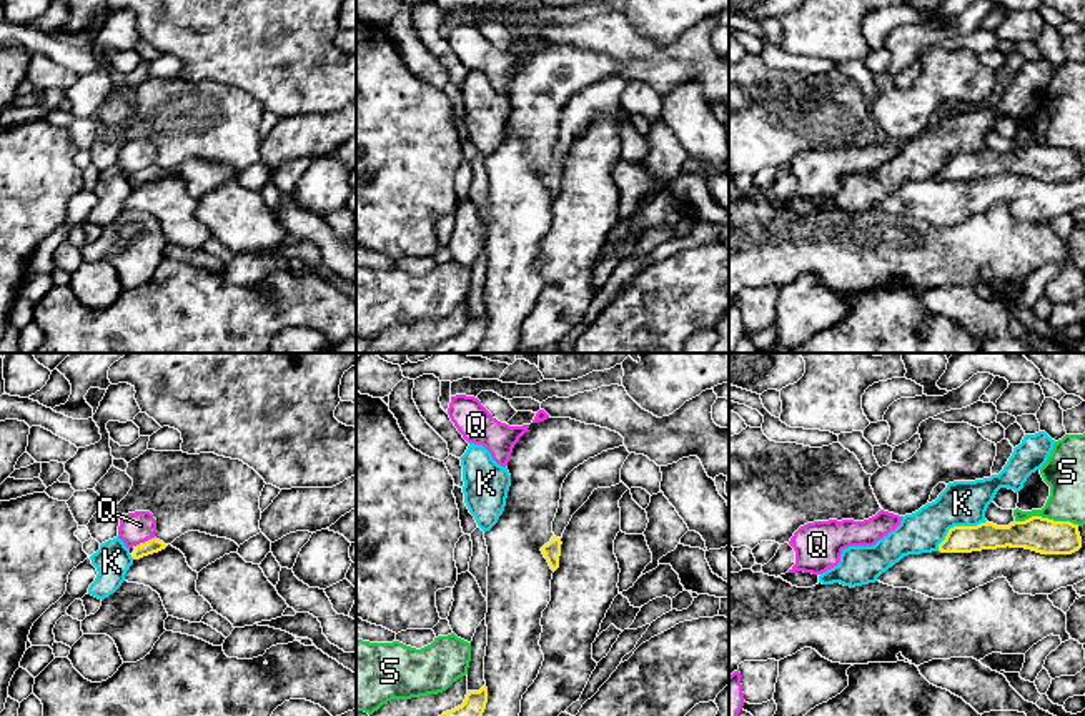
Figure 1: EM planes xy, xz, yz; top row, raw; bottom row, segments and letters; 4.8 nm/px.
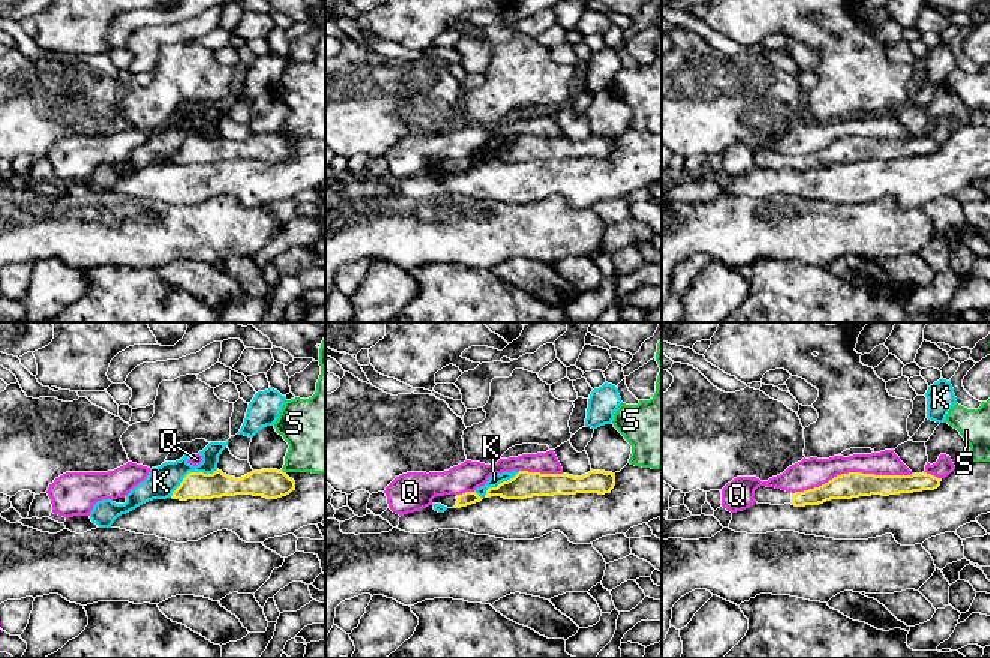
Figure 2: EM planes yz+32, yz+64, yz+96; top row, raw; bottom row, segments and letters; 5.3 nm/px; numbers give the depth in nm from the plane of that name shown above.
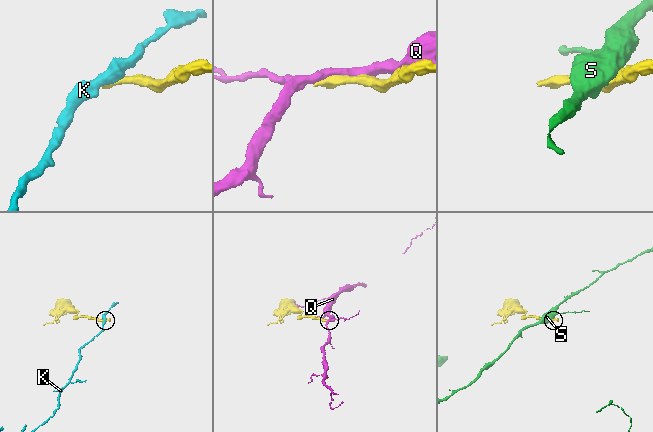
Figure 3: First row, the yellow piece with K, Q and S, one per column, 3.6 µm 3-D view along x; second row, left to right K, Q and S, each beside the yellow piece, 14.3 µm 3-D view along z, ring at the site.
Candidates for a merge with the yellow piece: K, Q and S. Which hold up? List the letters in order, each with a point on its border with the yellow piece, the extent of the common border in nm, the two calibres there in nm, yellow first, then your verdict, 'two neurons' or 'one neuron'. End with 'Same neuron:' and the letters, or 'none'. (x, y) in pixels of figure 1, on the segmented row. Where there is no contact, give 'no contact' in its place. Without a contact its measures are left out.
K: yz (957, 527) | 280 nm | 130/220 nm | two neurons
Q: xy (145, 541) | 110 nm | 70/150 nm | two neurons
S: yz (1047, 518) | 320 nm | 170/200 nm | two neurons
Same neuron: none

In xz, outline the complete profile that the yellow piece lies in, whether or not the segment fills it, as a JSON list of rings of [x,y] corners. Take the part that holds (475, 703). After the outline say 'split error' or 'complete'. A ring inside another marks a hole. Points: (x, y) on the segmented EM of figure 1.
[[[486,684],[479,691],[468,691],[461,706],[443,713],[441,716],[483,716],[488,703]]] | complete

